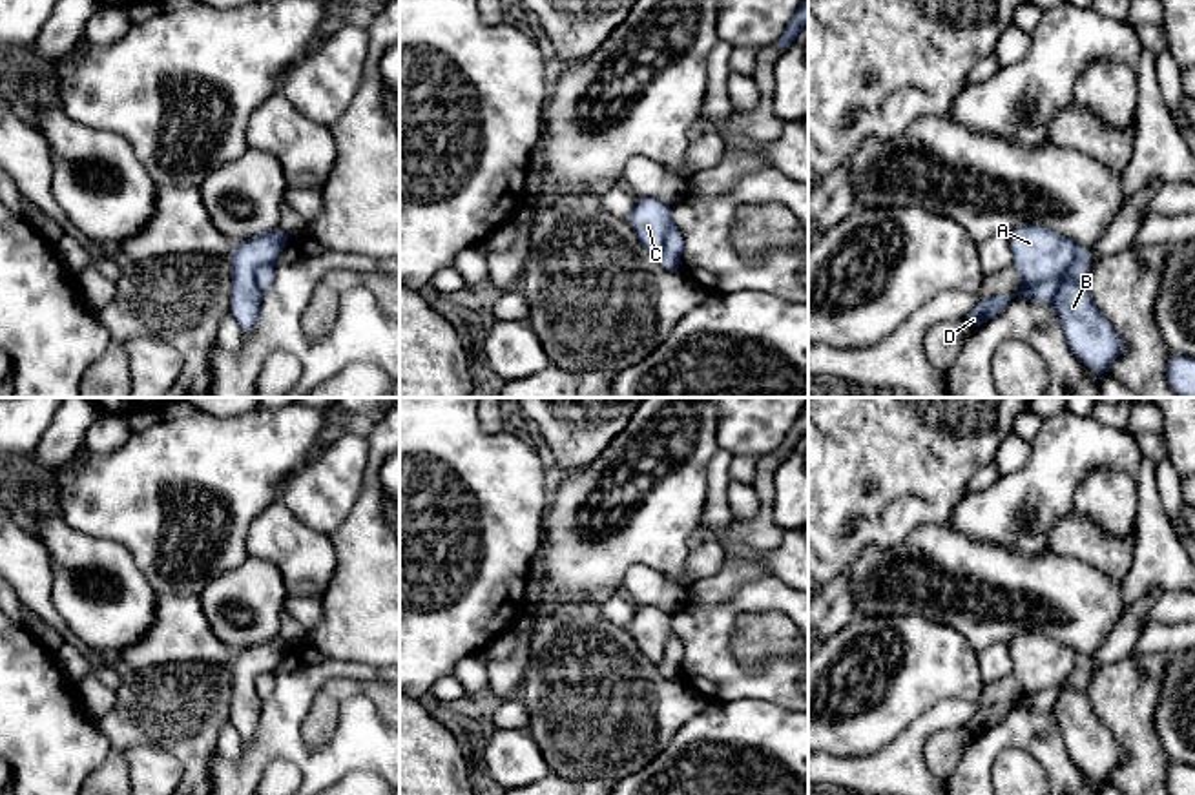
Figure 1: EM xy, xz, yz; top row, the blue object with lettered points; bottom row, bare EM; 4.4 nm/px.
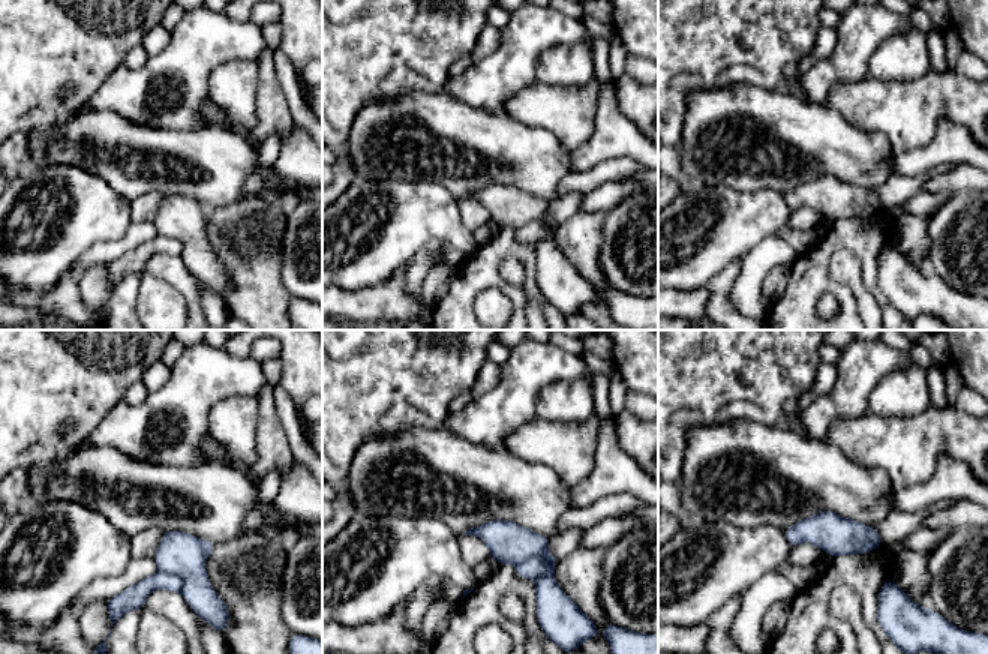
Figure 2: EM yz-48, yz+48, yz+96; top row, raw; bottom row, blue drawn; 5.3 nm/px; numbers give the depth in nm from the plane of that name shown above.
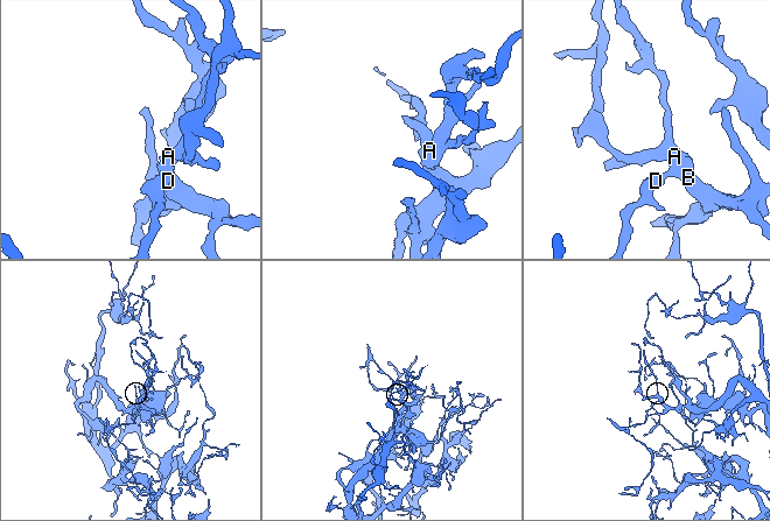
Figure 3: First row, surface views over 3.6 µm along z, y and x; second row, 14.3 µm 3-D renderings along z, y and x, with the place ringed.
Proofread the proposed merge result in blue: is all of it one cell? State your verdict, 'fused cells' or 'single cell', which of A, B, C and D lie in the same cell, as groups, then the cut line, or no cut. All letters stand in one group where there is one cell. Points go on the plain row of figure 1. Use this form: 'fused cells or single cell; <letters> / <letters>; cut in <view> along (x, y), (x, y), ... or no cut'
fused cells; A B C / D; cut in yz along (1059, 691), (1039, 690), (1024, 695)

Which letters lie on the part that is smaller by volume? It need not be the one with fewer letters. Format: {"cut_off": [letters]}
{"cut_off": ["D"]}

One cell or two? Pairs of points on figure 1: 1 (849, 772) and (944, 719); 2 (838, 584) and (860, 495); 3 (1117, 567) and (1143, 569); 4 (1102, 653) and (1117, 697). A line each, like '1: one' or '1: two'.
1: one
2: two
3: two
4: two

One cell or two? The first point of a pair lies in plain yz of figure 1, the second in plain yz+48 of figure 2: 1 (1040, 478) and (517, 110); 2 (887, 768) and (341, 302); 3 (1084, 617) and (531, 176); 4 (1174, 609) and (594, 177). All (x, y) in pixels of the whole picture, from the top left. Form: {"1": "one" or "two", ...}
{"1": "two", "2": "one", "3": "one", "4": "one"}

